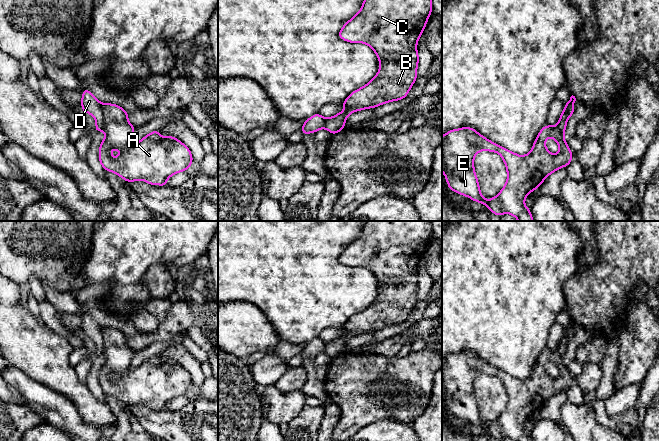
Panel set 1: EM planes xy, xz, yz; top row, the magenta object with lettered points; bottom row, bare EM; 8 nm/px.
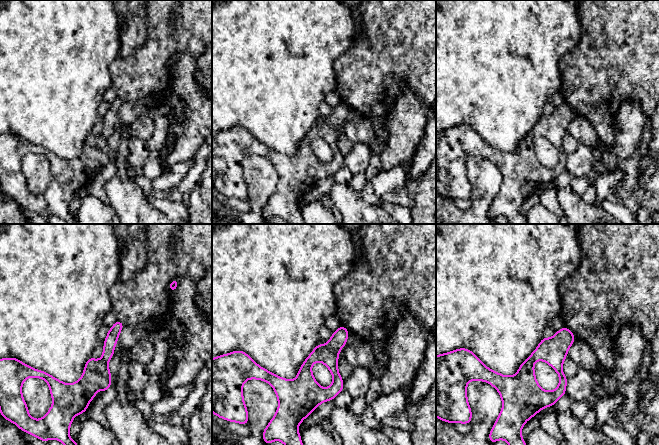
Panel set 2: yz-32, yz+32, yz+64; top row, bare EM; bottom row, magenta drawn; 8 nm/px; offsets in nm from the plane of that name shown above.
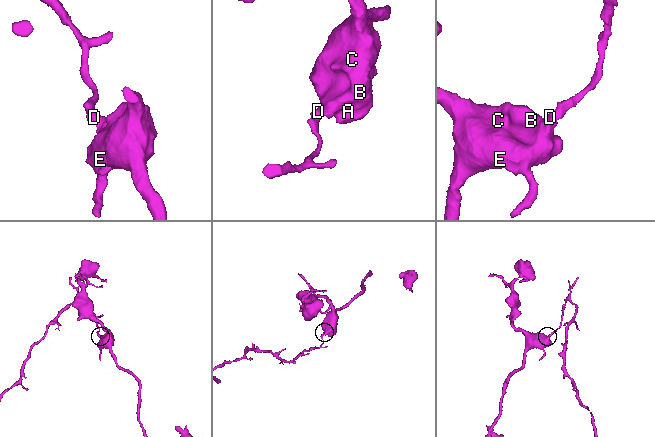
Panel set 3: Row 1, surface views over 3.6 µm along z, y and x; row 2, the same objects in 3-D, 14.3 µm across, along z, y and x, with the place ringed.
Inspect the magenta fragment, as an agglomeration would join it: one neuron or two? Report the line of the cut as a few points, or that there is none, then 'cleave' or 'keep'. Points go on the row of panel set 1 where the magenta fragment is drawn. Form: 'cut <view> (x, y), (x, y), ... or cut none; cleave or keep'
cut xy (102, 104), (104, 128); cleave

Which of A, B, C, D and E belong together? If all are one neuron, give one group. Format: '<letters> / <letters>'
A B C E / D

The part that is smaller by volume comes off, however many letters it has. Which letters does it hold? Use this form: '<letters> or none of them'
D

